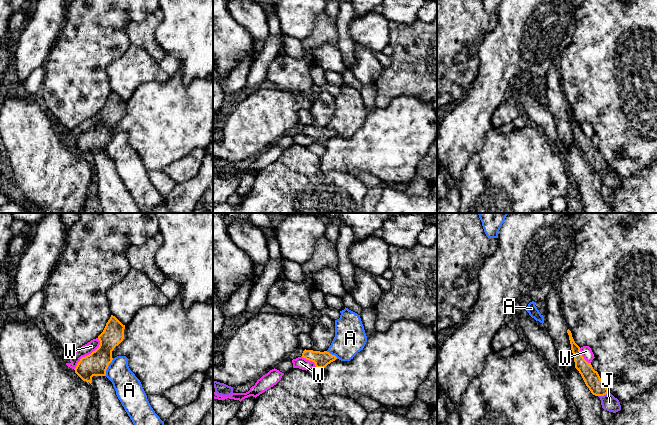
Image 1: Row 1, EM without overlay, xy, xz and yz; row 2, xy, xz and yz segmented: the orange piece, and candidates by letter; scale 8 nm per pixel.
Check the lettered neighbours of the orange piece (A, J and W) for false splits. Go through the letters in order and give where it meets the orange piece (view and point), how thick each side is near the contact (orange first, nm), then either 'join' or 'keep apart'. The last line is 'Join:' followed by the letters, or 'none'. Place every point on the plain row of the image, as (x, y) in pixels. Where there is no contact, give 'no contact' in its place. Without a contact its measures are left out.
A: contact xy (107, 143); calibres 190 and 220 nm; keep apart
J: contact yz (603, 171); calibres 130 and 120 nm; join
W: contact xy (89, 130); calibres 190 and 90 nm; keep apart
Join: J

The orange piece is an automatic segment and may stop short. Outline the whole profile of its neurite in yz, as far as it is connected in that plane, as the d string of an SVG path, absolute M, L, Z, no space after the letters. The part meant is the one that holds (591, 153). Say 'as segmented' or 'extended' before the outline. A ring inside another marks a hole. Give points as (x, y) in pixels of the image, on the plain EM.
extended; M568 105L571 126L574 133L575 144L581 150L586 162L591 169L598 172L601 176L601 181L604 186L616 189L621 186L620 178L607 165L606 161L601 156L597 147L595 147L581 130L580 123L575 119L571 107Z

